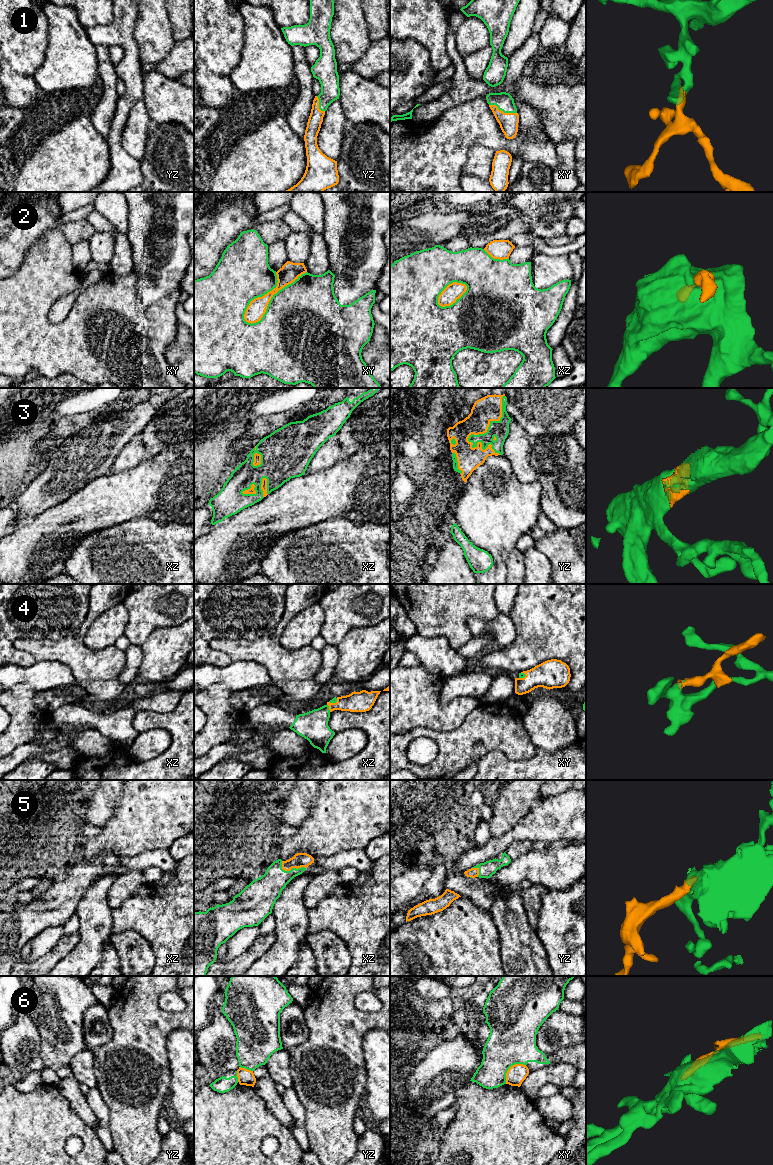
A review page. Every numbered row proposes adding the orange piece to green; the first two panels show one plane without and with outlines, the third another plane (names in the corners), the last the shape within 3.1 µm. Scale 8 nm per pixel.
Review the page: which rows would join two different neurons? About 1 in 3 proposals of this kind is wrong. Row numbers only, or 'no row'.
2, 6

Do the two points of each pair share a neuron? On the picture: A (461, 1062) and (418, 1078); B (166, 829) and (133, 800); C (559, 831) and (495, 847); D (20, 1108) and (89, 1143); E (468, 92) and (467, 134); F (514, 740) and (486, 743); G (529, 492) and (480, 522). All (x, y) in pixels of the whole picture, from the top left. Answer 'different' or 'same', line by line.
A: same
B: same
C: same
D: same
E: different
F: same
G: same

